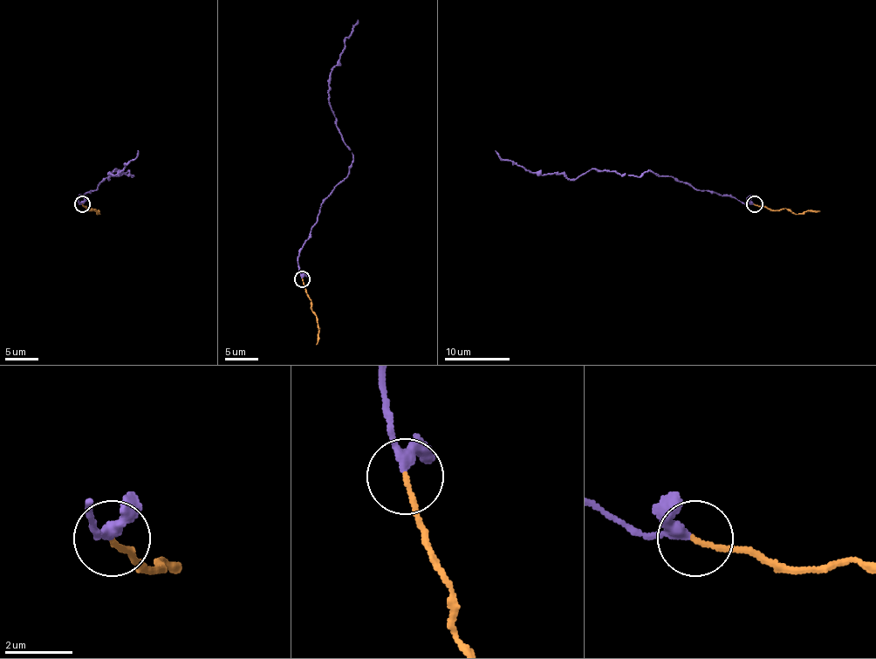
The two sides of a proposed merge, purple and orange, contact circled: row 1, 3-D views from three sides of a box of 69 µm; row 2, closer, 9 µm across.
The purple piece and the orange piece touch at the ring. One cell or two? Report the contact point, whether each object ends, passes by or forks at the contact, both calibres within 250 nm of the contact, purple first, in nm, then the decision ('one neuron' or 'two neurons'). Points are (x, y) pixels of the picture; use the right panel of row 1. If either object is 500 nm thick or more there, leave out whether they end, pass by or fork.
at (755, 204); purple passes by; orange ends there; 280 nm thick on the purple side, 140 nm on the other; one neuron

